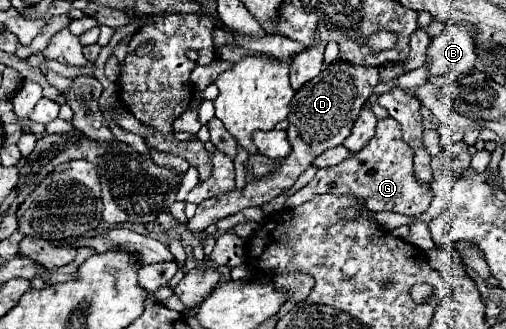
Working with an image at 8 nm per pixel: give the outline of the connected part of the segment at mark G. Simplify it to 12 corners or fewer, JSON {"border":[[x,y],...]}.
{"border":[[393,118],[351,158],[287,198],[351,194],[371,212],[419,216],[431,188]]}

